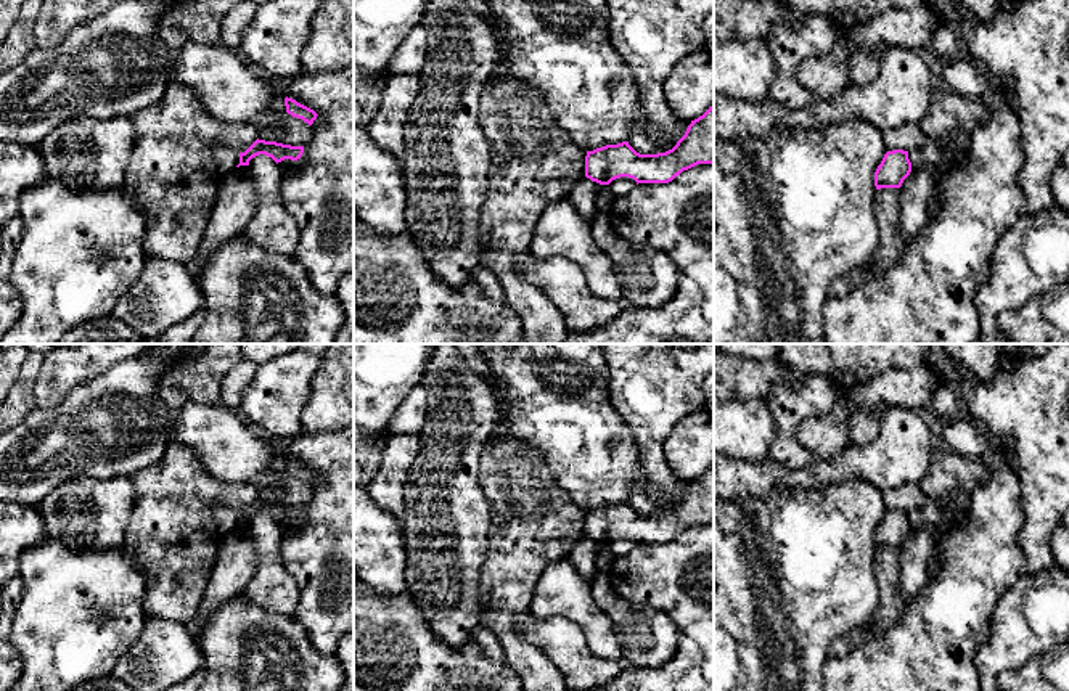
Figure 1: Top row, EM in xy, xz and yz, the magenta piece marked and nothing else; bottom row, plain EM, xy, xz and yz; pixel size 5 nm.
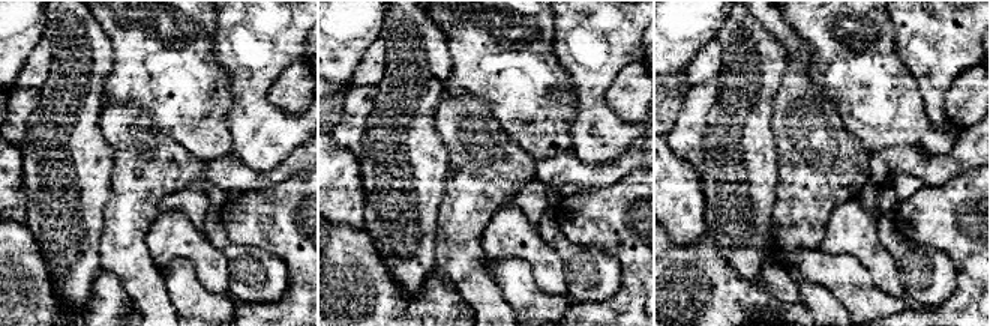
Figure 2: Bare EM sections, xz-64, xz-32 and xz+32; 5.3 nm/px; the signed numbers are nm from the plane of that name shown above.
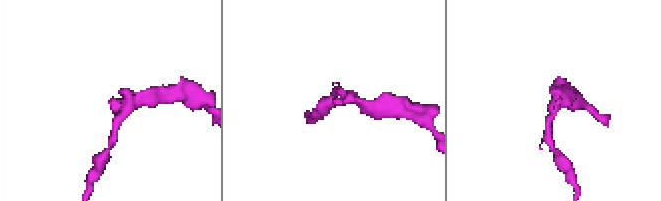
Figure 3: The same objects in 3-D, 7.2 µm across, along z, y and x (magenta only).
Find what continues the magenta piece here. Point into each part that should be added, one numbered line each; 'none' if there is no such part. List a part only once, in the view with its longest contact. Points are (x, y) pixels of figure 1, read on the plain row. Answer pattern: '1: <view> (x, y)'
none

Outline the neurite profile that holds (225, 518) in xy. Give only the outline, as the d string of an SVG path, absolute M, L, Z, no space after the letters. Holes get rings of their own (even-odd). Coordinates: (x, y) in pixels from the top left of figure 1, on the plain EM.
M228 506L214 508L214 521L222 535L231 532L240 524L240 514Z

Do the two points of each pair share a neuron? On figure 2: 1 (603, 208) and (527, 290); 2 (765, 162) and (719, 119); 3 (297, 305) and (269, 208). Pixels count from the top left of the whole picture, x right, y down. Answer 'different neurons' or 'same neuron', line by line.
1: different neurons
2: same neuron
3: same neuron

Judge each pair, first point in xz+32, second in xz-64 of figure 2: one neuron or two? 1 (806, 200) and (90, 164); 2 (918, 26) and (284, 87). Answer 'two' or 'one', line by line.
1: two
2: two

